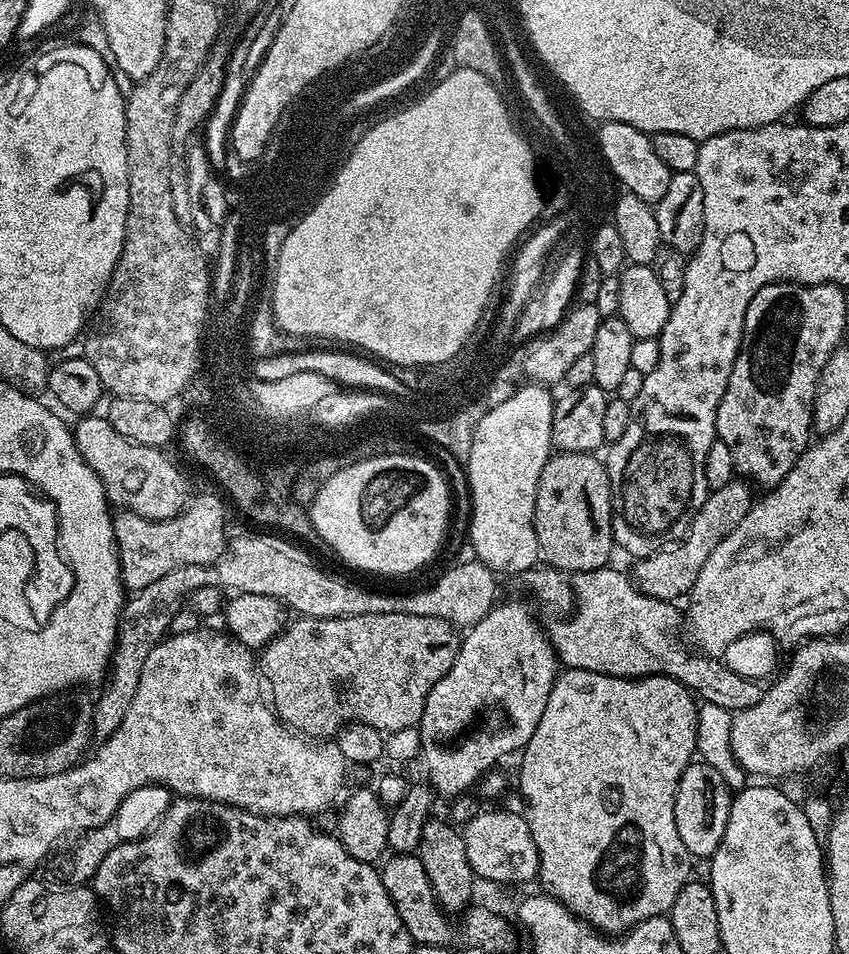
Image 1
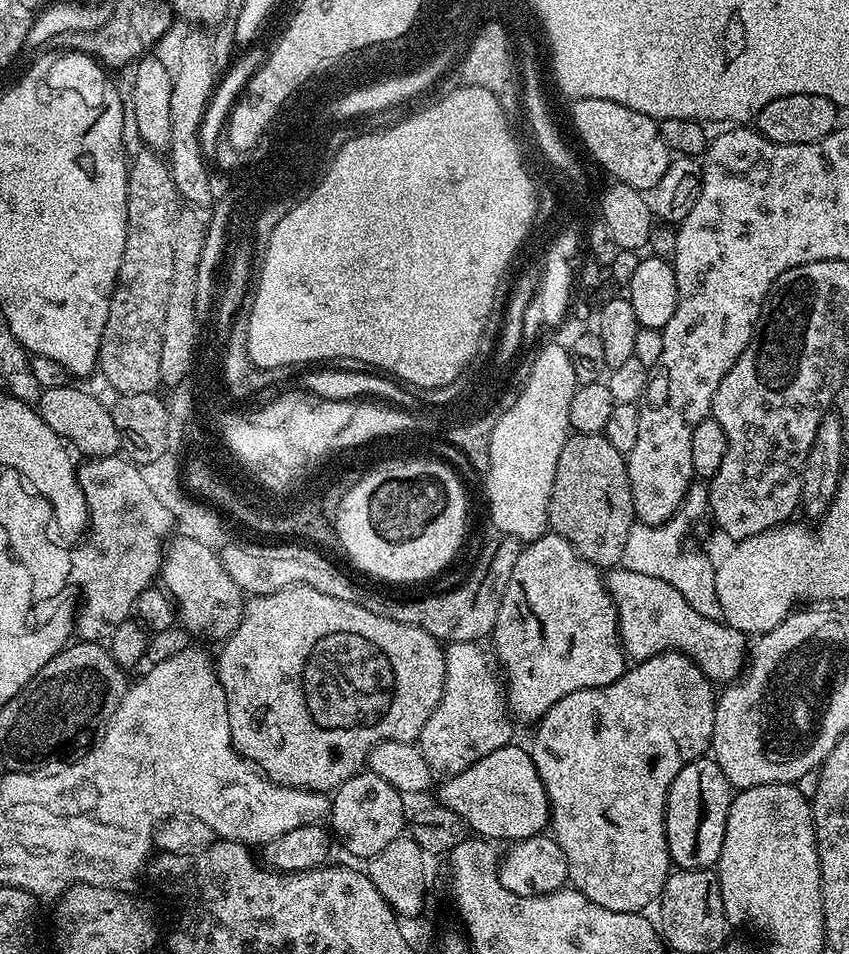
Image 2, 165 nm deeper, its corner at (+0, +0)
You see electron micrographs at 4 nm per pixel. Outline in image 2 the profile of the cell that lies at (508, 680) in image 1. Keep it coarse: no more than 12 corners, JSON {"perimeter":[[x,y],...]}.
{"perimeter":[[521,547],[490,640],[539,721],[626,670],[601,569]]}

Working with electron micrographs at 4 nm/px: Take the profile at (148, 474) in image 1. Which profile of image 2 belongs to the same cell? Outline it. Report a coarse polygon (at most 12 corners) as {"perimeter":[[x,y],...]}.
{"perimeter":[[75,386],[41,391],[38,411],[81,457],[115,456],[109,405]]}

